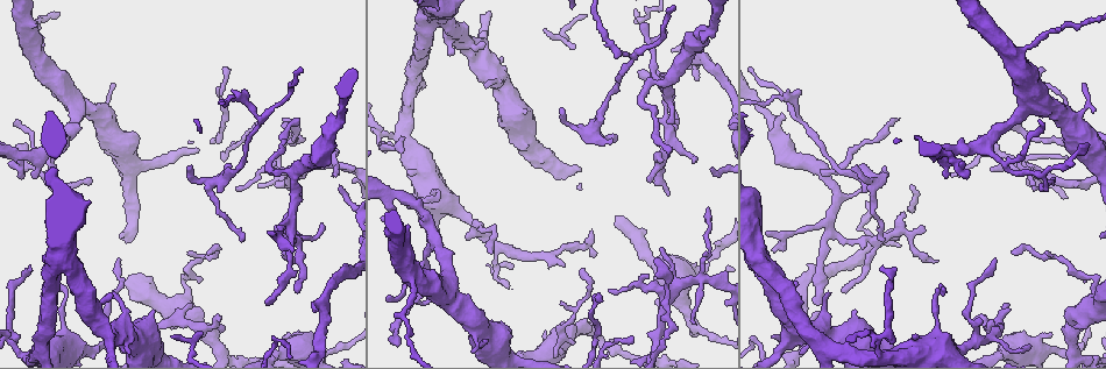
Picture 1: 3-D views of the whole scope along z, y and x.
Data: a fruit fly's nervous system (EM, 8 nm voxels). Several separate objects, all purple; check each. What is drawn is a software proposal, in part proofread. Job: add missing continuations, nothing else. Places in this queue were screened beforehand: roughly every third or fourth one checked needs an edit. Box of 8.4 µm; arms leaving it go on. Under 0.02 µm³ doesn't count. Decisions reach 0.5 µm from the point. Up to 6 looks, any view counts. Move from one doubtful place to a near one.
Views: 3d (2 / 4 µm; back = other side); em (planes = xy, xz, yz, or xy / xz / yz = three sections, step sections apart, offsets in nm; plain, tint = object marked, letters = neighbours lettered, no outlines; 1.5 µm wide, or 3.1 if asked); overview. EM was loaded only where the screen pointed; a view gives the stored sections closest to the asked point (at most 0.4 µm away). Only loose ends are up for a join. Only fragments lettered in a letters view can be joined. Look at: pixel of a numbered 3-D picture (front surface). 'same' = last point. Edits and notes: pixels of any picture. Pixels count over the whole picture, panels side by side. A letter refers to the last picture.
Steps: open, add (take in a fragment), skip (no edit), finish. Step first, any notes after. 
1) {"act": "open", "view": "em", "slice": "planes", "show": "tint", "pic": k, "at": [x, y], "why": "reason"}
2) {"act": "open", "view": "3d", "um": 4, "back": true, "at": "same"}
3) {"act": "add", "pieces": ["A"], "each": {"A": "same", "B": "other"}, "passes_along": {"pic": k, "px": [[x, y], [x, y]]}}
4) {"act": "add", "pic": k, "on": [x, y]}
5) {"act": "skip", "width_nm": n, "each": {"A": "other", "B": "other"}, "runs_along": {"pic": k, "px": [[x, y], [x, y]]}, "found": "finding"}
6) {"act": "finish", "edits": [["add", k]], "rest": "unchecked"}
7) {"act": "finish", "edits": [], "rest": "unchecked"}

{"act": "open", "view": "em", "slice": "planes", "show": "letters", "pic": 1, "at": [616, 141]}

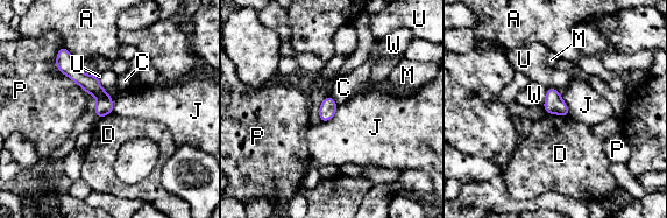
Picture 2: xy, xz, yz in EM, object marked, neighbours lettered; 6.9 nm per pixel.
{"act": "skip", "each": {"A": "other", "C": "other", "D": "other", "J": "other", "M": "other", "P": "other", "U": "other", "W": "other"}, "border": {"pic": 2, "px": [[560, 93], [569, 115]]}, "found": "no lettered fragment goes on from it"}

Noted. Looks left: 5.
{"act": "open", "view": "em", "slice": "planes", "show": "letters", "pic": 1, "at": [315, 308]}

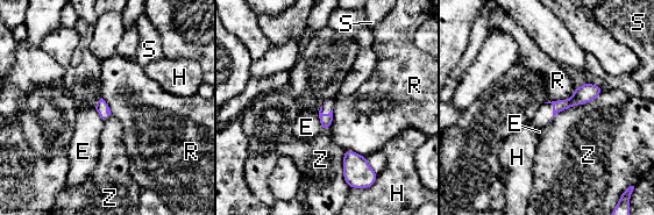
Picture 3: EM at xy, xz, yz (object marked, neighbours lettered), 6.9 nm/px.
{"act": "skip", "each": {"E": "other", "H": "other", "R": "other", "S": "other", "Z": "other"}, "border": {"pic": 3, "px": [[575, 87], [568, 99], [546, 102]]}, "found": "no lettered fragment goes on from it"}

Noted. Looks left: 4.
{"act": "open", "view": "3d", "um": 4, "pic": 1, "at": [565, 110], "why": "branch stops here"}

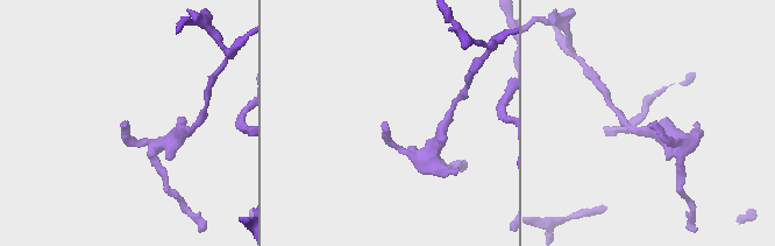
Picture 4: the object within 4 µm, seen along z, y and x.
{"act": "open", "view": "em", "slice": "xz", "step": 4, "show": "tint", "pic": 4, "at": [385, 123]}

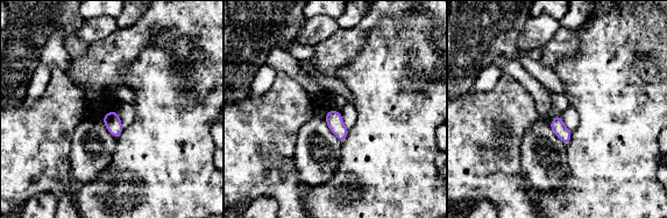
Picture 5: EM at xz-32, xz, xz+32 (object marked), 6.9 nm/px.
{"act": "open", "view": "em", "slice": "xz", "step": 4, "show": "letters", "at": "same"}

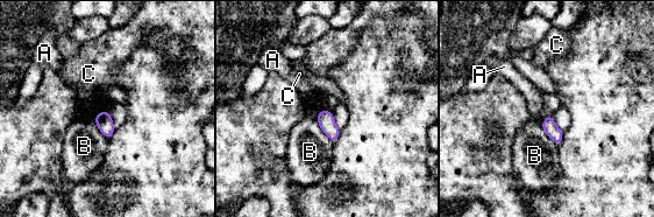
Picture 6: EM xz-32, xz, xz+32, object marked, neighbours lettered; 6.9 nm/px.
{"act": "skip", "each": {"A": "other", "B": "other", "C": "other"}, "border": {"pic": 6, "px": [[107, 110], [101, 110], [93, 119]]}, "found": "no lettered fragment goes on from it"}

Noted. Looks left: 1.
{"act": "finish", "edits": [], "rest": "unchecked"}

